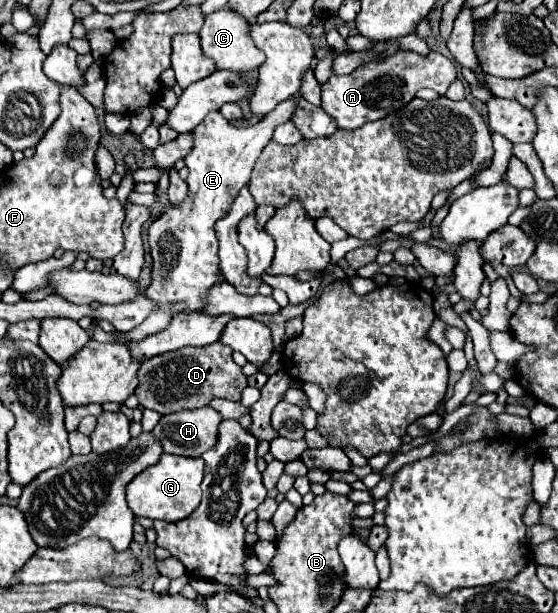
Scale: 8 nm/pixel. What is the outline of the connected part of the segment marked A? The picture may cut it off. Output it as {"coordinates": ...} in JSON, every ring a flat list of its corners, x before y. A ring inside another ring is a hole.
{"coordinates":[[397,51,381,61,369,61,355,69,351,75,333,75,323,85,321,107,329,113,339,129,359,129,369,121,377,121,405,107,419,89,429,87,441,97,447,93,449,85,457,79,457,67,445,55,429,51,425,57,413,51]]}

